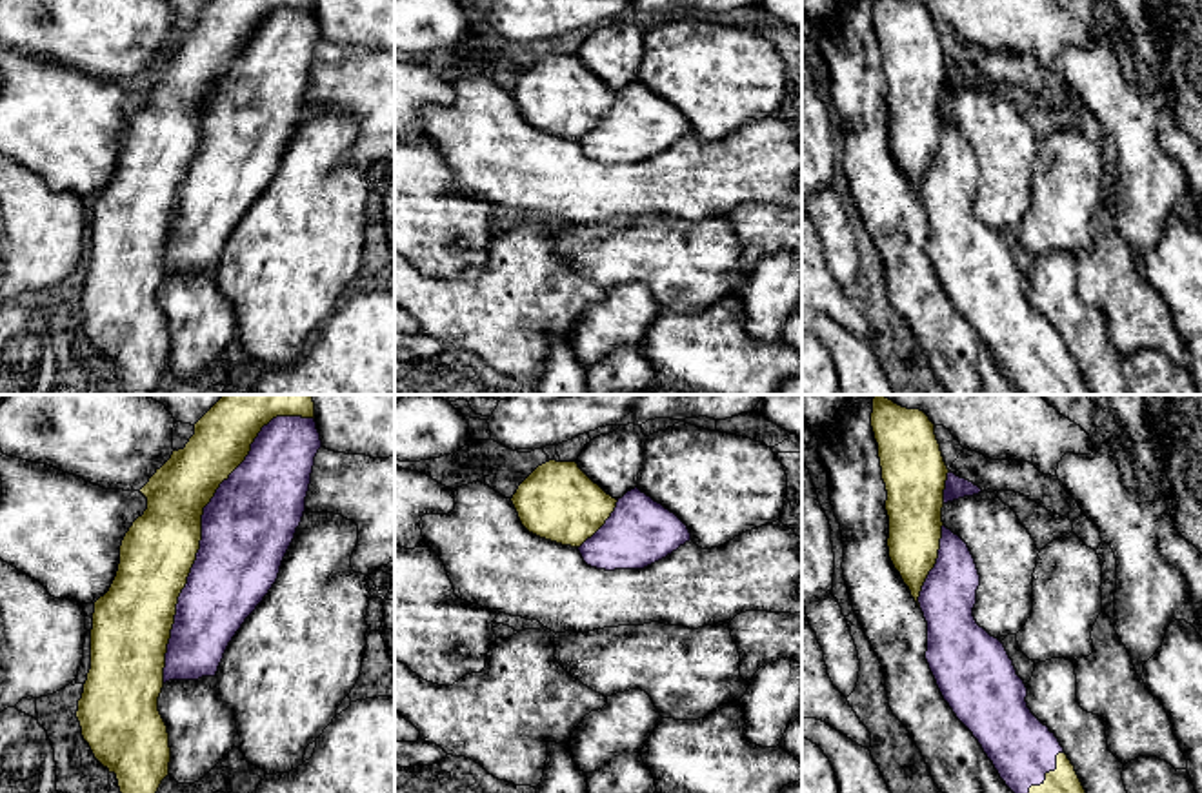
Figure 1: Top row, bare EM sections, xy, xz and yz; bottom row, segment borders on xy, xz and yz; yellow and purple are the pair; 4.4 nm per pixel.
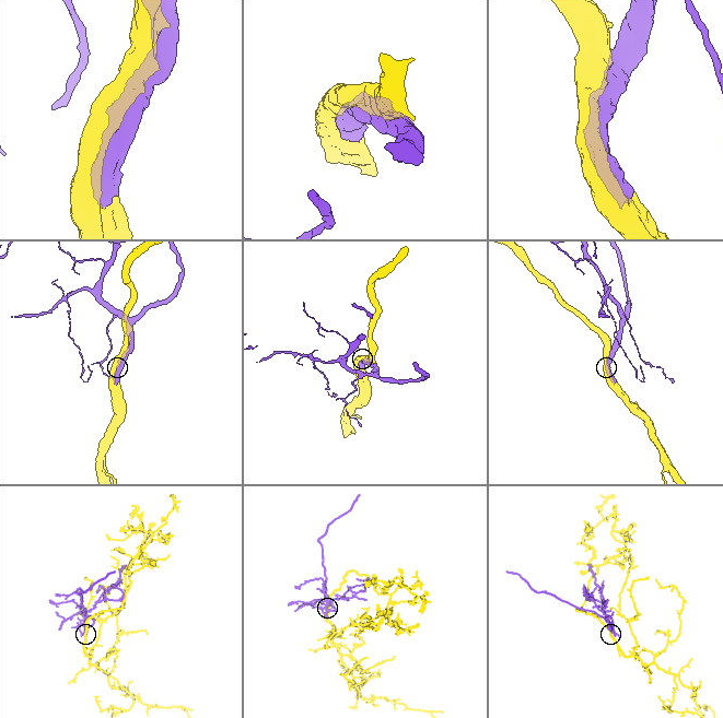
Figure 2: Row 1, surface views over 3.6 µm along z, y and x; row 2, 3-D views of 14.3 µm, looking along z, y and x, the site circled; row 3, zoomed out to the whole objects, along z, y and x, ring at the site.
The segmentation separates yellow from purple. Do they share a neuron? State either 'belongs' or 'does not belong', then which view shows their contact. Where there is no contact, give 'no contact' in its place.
belongs; contact in xy

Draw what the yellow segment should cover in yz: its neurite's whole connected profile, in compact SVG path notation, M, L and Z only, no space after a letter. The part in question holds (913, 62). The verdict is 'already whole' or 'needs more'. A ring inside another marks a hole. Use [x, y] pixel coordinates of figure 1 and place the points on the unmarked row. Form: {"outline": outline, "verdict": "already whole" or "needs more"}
{"outline": "M873 0L871 20L887 84L889 151L927 215L926 253L944 293L1020 395L1091 395L1055 326L1027 300L1027 280L1004 236L973 209L980 167L967 136L944 118L942 100L982 82L947 62L935 16L924 4Z", "verdict": "needs more"}

